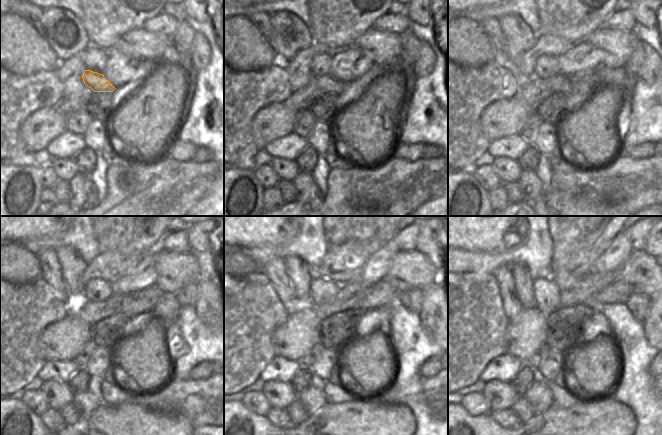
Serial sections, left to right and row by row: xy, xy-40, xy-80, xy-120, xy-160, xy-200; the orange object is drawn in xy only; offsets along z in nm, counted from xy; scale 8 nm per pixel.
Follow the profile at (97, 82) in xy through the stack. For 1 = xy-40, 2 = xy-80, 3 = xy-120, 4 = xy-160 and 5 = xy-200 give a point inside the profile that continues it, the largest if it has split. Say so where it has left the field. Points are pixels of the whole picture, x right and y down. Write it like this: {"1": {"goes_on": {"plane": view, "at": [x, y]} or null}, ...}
{"1": {"goes_on": {"plane": "xy-40", "at": [328, 84]}}, "2": {"goes_on": {"plane": "xy-80", "at": [561, 84]}}, "3": {"goes_on": {"plane": "xy-120", "at": [135, 303]}}, "4": {"goes_on": {"plane": "xy-160", "at": [381, 295]}}, "5": {"goes_on": {"plane": "xy-200", "at": [619, 291]}}}

